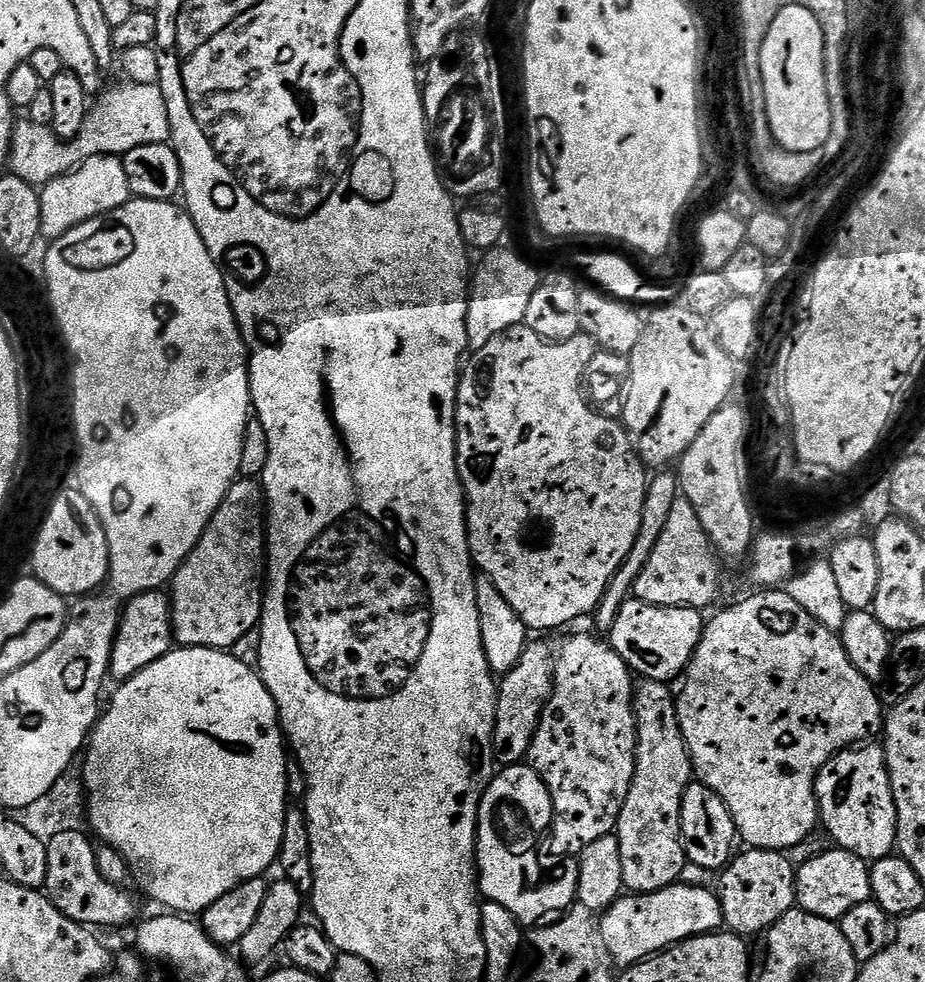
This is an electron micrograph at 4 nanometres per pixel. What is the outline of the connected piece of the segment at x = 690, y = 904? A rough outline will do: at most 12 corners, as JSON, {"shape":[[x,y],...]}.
{"shape":[[711,887],[624,894],[598,920],[631,966],[725,927]]}

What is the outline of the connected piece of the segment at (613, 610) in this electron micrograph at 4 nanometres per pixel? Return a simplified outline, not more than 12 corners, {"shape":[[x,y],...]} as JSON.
{"shape":[[679,477],[649,479],[642,526],[626,562],[593,613],[597,633],[611,633],[631,597],[667,515],[679,499]]}

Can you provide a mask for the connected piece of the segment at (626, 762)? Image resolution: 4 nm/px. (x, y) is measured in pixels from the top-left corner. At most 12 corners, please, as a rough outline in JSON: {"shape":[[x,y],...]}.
{"shape":[[599,635],[555,653],[526,757],[559,858],[615,833],[634,673]]}

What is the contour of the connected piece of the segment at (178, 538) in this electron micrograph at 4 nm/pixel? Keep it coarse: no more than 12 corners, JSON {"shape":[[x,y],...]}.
{"shape":[[179,203],[52,248],[123,598],[240,476],[248,349]]}

